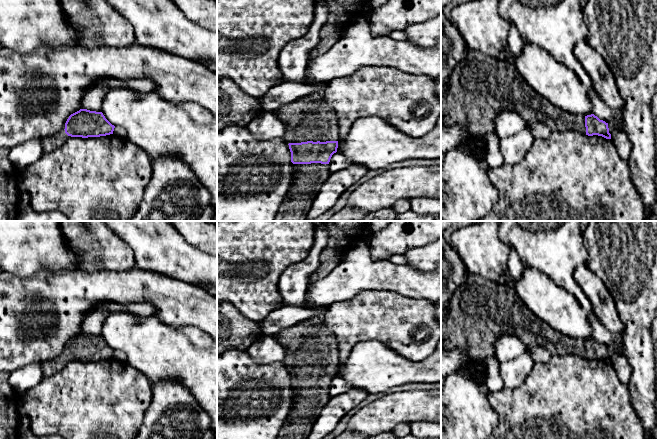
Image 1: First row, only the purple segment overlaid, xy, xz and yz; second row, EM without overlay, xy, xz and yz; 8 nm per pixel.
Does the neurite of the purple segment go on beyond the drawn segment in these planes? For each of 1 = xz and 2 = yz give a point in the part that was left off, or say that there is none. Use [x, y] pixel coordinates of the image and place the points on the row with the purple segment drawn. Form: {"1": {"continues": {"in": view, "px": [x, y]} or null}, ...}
{"1": {"continues": {"in": "xz", "px": [307, 119]}}, "2": {"continues": {"in": "yz", "px": [479, 88]}}}

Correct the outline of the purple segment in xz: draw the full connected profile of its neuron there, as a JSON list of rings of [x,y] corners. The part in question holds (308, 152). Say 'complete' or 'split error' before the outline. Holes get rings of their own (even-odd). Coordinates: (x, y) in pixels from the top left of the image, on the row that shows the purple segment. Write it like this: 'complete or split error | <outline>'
split error | [[[311,81],[308,85],[314,86],[316,91],[301,99],[285,104],[276,111],[279,119],[286,125],[286,132],[282,139],[289,145],[294,172],[289,192],[281,204],[274,221],[308,221],[307,213],[320,188],[331,174],[328,164],[332,155],[337,152],[339,141],[338,118],[332,107],[324,102],[326,83]]]

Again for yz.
split error | [[[468,50],[447,80],[447,89],[441,92],[441,128],[460,125],[470,133],[484,135],[494,130],[494,120],[504,110],[519,113],[527,124],[544,122],[552,131],[573,131],[606,139],[623,131],[620,112],[613,112],[613,118],[606,123],[594,114],[583,116],[564,111],[534,91],[522,78],[513,61],[498,60]]]

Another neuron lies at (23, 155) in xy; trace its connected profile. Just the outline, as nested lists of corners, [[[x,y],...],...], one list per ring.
[[[35,138],[11,148],[9,159],[16,169],[22,171],[36,162],[43,153],[42,139]]]

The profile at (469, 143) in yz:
[[[468,132],[459,139],[457,148],[465,153],[472,154],[476,150],[480,150],[481,152],[486,154],[487,144],[485,136]]]

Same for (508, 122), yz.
[[[513,110],[501,111],[494,120],[493,132],[499,140],[513,136],[527,127],[522,116]]]

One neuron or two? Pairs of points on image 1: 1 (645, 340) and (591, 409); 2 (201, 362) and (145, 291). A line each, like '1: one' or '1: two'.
1: two
2: two

